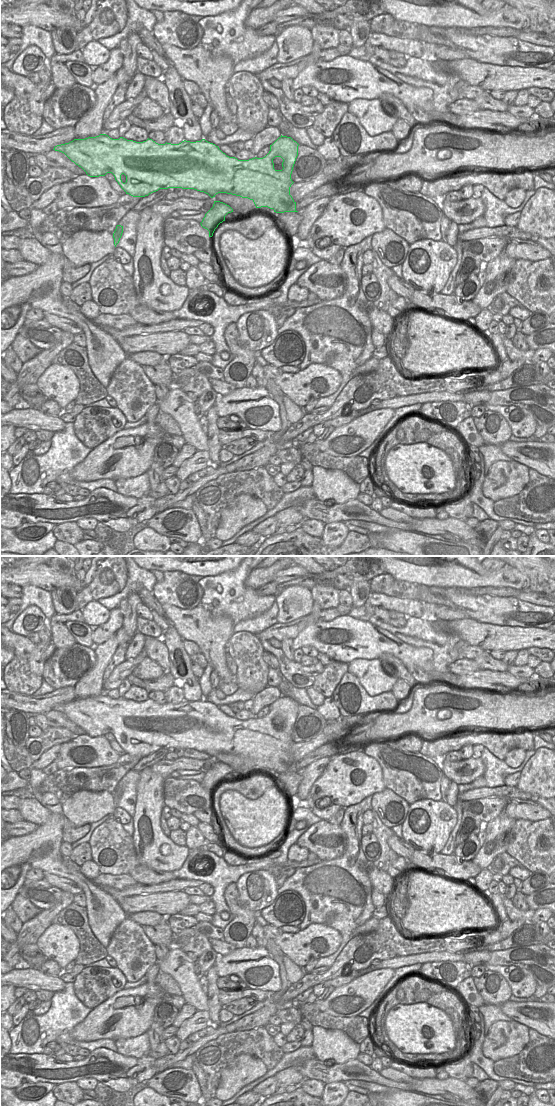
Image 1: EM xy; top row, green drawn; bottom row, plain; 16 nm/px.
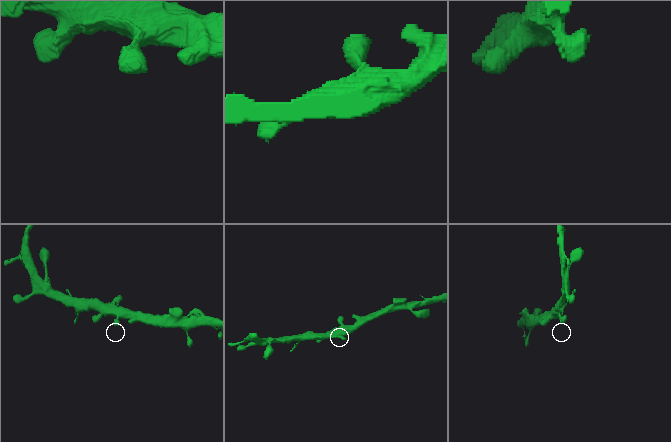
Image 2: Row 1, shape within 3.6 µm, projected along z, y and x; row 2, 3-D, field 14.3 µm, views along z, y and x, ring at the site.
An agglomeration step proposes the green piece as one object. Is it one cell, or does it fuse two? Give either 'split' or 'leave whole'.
leave whole

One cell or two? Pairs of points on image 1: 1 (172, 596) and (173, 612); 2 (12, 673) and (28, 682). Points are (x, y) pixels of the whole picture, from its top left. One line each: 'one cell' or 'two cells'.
1: two cells
2: one cell

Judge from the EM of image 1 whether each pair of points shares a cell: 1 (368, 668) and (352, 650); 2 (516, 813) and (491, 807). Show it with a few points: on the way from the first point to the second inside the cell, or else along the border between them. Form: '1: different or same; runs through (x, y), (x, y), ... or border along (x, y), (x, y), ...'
1: different; border along (377, 658), (353, 659), (348, 664)
2: different; border along (509, 801), (503, 810)

